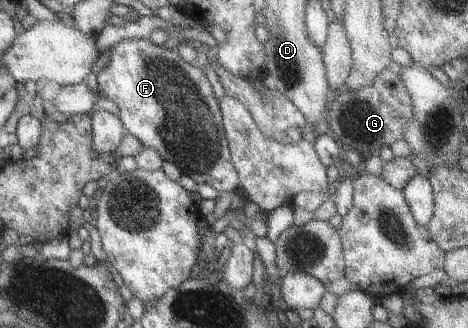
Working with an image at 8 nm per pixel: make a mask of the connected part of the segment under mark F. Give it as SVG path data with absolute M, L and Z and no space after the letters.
M148 38L120 40L107 47L108 61L95 73L97 89L100 95L107 97L116 105L116 116L122 121L125 133L136 137L145 149L156 151L162 161L174 163L182 175L188 175L197 183L208 183L217 193L236 190L238 177L232 163L223 132L218 101L204 72L190 62L183 61L176 48L154 45Z

